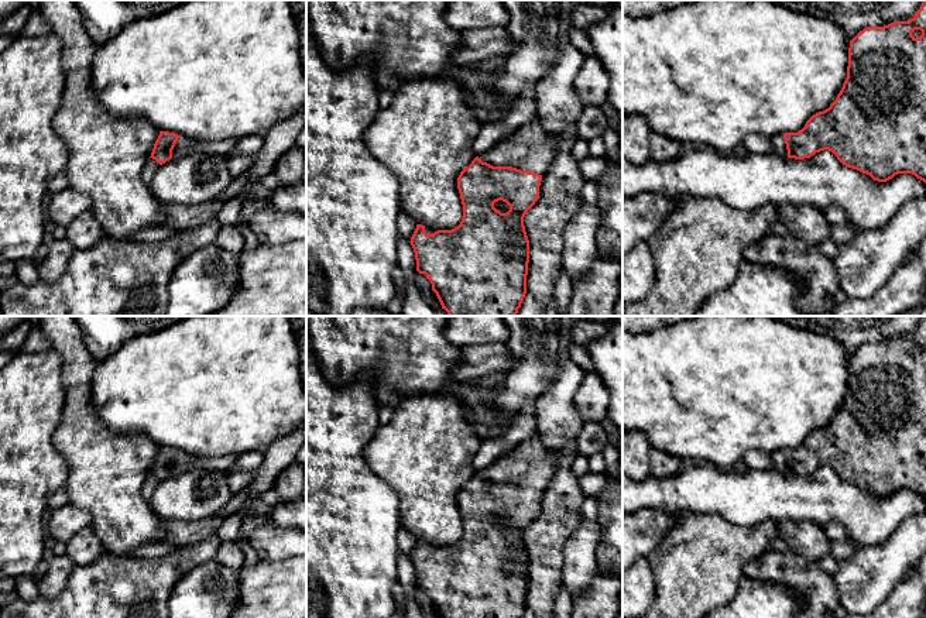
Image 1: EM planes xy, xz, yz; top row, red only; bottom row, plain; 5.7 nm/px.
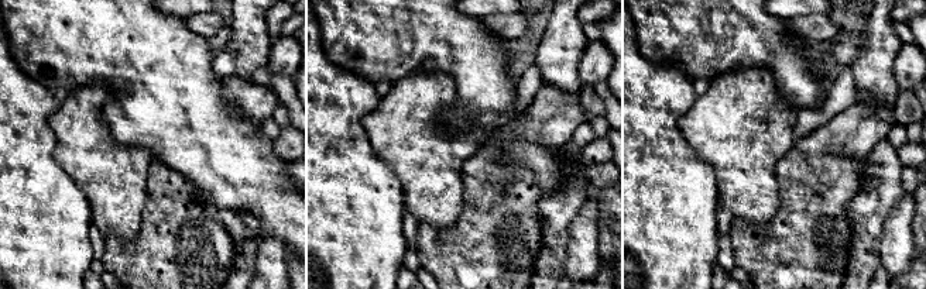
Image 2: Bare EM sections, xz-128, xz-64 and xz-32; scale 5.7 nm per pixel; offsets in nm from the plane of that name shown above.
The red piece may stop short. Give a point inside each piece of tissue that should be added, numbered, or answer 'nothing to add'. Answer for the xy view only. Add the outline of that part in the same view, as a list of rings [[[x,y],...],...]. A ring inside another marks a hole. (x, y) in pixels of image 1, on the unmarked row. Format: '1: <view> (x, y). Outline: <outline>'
1: xy (223, 463). Outline: [[[179,452],[172,466],[172,473],[179,473],[195,467],[229,473],[232,471],[236,459],[237,456],[234,454],[219,456],[219,457],[198,457],[198,456],[191,456],[184,452]]]

